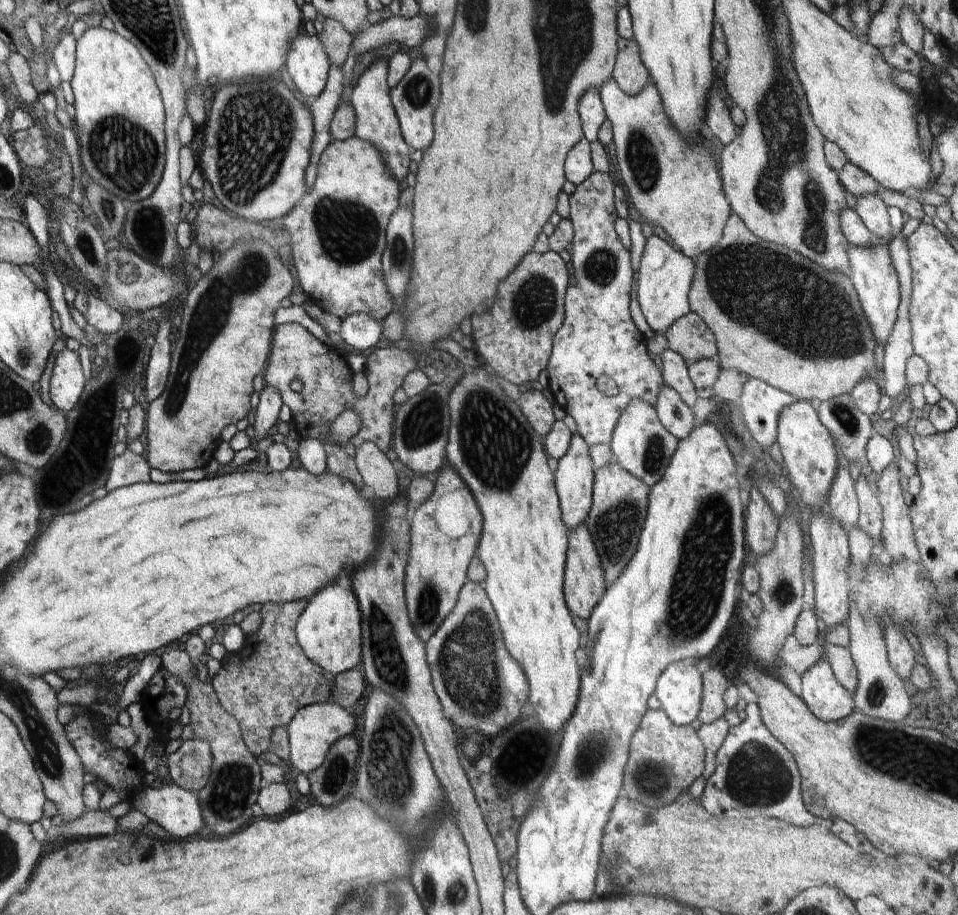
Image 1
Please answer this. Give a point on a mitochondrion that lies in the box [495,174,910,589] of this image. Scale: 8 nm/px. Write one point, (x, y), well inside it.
(742, 280)

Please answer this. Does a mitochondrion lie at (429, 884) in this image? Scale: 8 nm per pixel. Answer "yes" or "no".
yes

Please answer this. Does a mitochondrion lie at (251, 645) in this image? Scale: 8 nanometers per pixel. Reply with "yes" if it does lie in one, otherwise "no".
no

